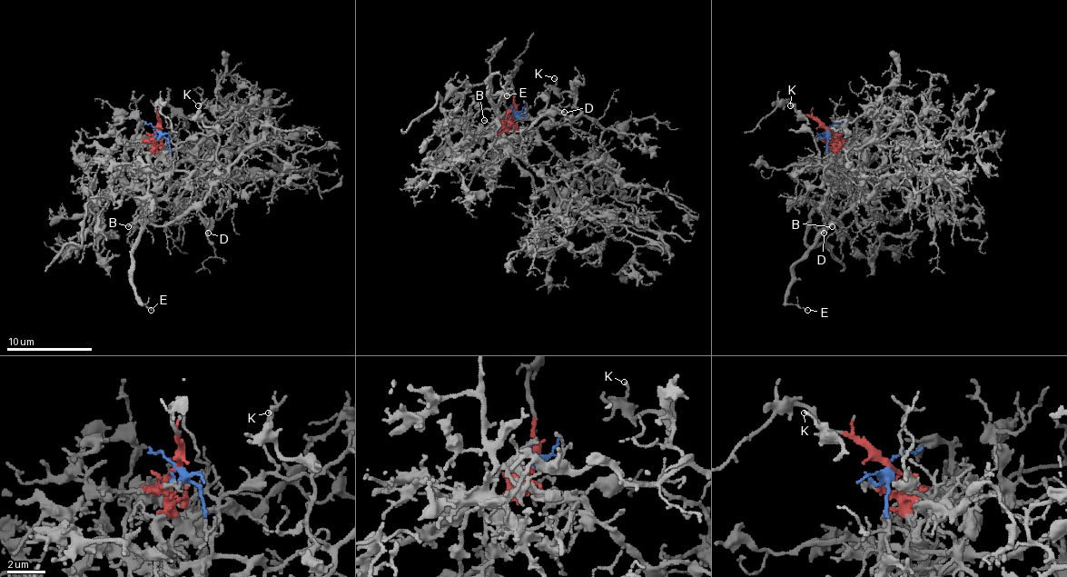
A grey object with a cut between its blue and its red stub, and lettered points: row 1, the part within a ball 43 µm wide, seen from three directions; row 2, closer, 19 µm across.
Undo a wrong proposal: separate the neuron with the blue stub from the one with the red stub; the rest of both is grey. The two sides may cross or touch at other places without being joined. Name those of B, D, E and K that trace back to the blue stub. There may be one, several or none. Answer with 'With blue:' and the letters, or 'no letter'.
With blue: B, D, E, K

